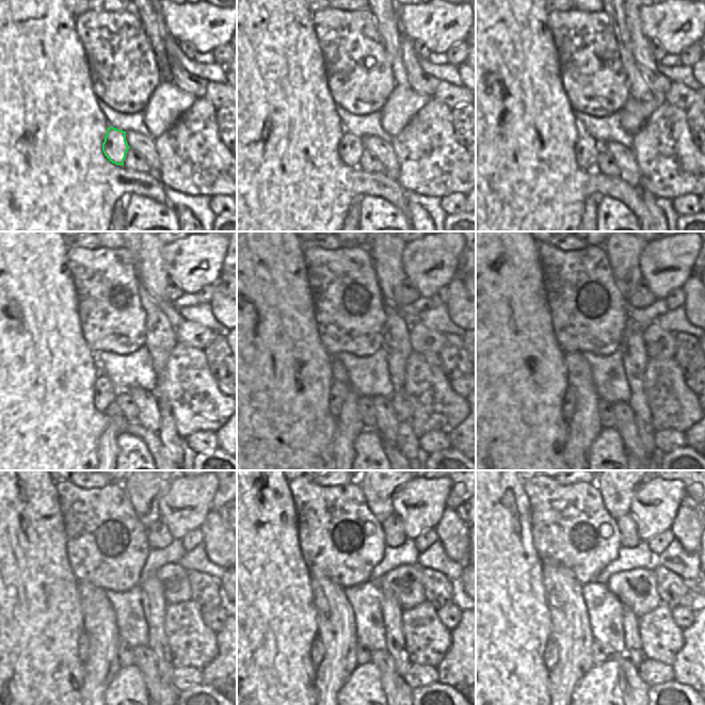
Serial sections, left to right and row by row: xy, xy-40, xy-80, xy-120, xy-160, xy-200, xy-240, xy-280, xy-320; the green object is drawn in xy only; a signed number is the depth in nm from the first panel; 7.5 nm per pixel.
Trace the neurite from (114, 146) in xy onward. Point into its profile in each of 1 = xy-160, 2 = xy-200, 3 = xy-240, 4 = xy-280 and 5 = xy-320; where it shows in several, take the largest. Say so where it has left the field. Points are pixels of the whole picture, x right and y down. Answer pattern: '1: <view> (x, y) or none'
1: xy-160 (339, 390)
2: xy-200 (570, 400)
3: xy-240 (83, 640)
4: xy-280 (317, 652)
5: xy-320 (550, 656)

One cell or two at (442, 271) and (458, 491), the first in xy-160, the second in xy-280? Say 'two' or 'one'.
two

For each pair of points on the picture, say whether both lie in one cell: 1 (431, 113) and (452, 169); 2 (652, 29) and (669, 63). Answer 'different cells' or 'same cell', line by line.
1: same cell
2: different cells

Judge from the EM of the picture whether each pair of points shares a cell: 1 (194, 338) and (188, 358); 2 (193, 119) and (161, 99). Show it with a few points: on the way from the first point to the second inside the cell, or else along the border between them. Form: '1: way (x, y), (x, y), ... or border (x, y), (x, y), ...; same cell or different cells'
1: border (177, 341), (202, 349); different cells
2: border (196, 99), (165, 131); different cells

